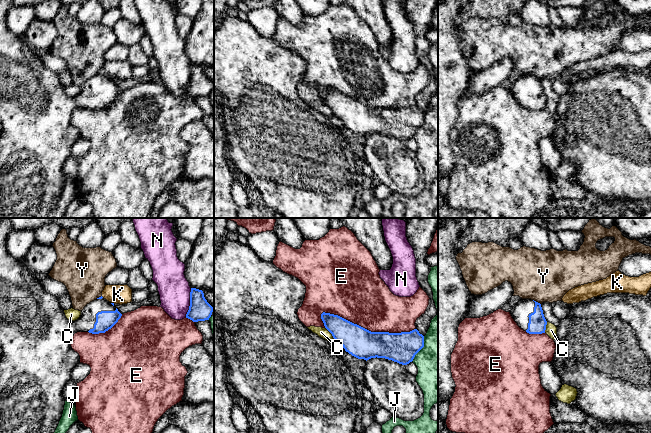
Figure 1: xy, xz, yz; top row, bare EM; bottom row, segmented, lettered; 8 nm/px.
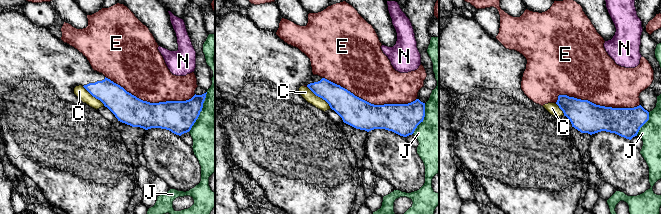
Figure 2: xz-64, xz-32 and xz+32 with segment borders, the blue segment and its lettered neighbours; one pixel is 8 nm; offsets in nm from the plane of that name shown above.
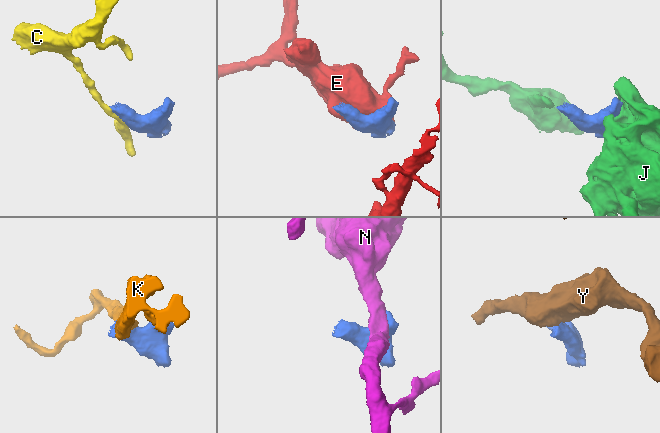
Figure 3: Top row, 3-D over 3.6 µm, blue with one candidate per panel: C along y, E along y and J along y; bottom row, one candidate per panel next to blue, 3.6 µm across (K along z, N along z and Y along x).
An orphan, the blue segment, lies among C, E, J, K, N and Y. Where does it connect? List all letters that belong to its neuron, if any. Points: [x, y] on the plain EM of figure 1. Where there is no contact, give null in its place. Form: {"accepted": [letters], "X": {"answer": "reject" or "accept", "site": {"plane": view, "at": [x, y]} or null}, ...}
{"accepted": [], "C": {"answer": "reject", "site": {"plane": "xz", "at": [330, 108]}}, "E": {"answer": "reject", "site": {"plane": "xz", "at": [368, 106]}}, "J": {"answer": "reject", "site": {"plane": "xz", "at": [421, 124]}}, "K": {"answer": "reject", "site": {"plane": "xy", "at": [113, 79]}}, "N": {"answer": "reject", "site": {"plane": "xy", "at": [190, 79]}}, "Y": {"answer": "reject", "site": {"plane": "yz", "at": [537, 78]}}}

